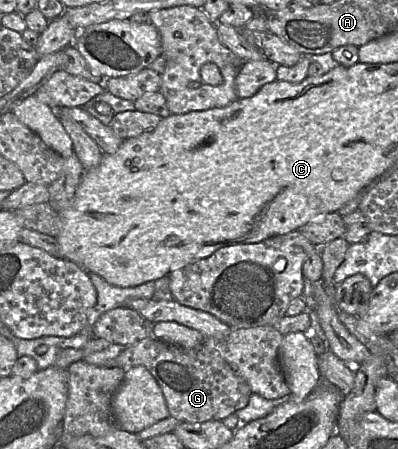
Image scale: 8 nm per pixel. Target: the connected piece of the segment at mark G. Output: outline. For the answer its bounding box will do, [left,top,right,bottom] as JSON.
[111,338,250,423]

